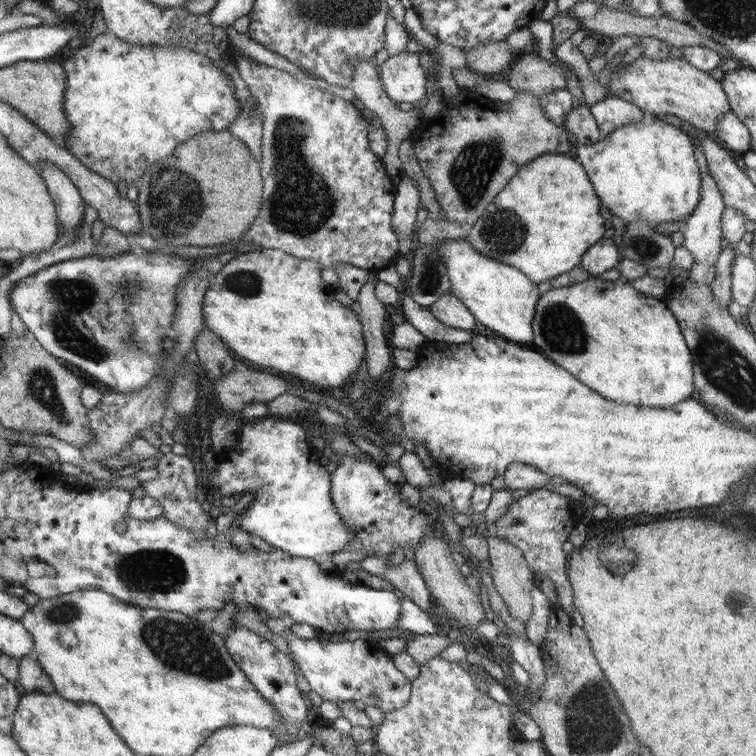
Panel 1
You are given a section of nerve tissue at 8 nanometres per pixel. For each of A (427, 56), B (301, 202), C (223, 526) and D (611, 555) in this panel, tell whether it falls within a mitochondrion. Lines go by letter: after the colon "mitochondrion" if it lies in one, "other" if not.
A: other
B: mitochondrion
C: other
D: mitochondrion

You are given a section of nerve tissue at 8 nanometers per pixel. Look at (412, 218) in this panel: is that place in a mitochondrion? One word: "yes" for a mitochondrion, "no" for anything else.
no

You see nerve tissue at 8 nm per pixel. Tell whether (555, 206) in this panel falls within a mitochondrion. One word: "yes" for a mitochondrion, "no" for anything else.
no

